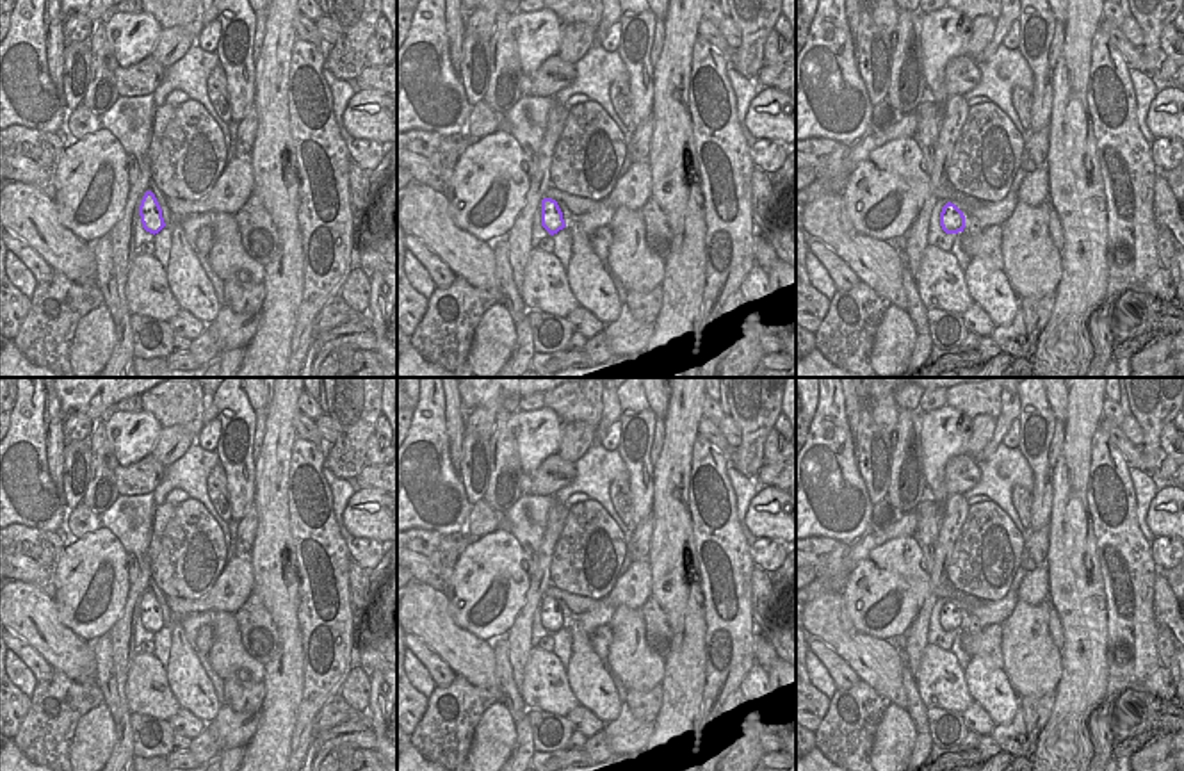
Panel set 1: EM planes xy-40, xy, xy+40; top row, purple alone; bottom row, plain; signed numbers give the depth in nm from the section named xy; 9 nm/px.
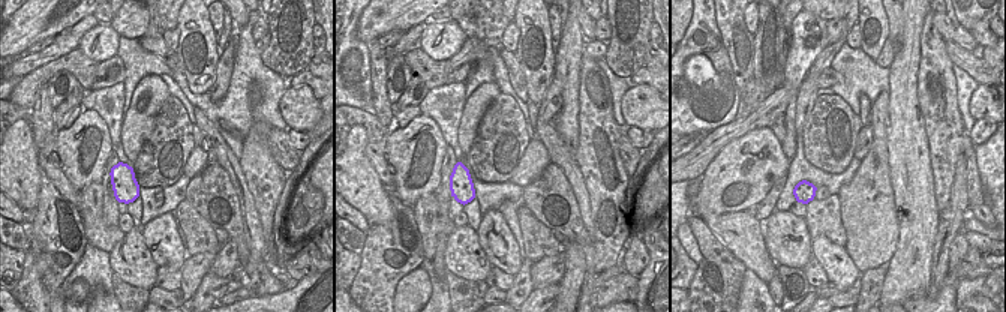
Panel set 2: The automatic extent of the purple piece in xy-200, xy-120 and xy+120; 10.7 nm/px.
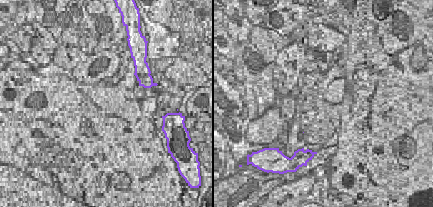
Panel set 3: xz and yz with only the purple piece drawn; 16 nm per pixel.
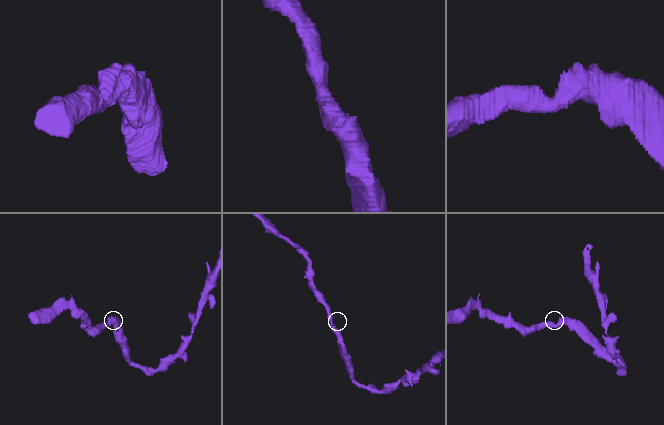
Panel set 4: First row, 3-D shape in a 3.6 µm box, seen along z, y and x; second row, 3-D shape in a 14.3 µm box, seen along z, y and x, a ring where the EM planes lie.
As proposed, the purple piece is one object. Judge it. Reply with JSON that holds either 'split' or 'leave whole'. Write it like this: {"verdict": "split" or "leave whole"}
{"verdict": "leave whole"}

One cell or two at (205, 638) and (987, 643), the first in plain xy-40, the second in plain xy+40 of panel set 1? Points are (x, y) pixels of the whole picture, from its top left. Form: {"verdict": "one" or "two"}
{"verdict": "one"}

